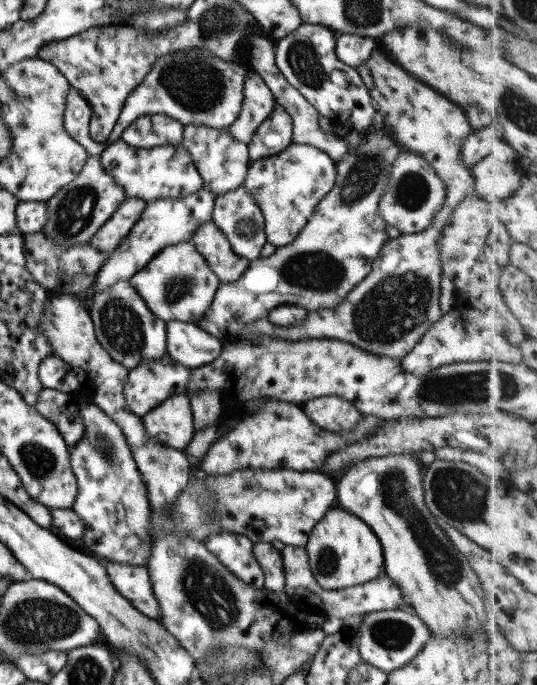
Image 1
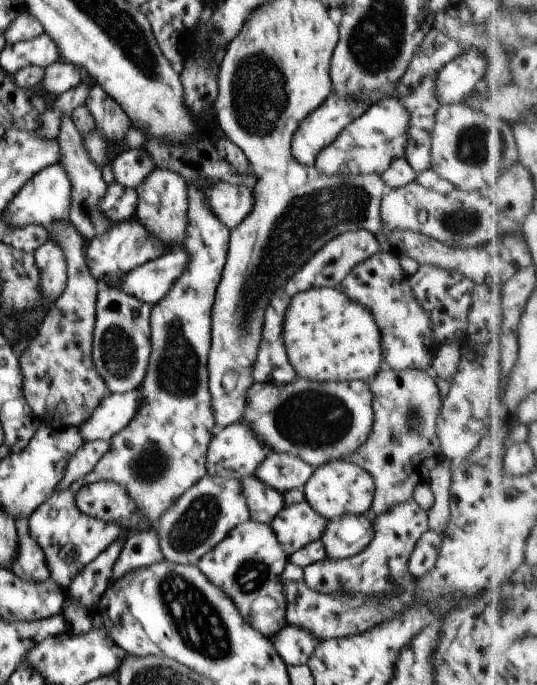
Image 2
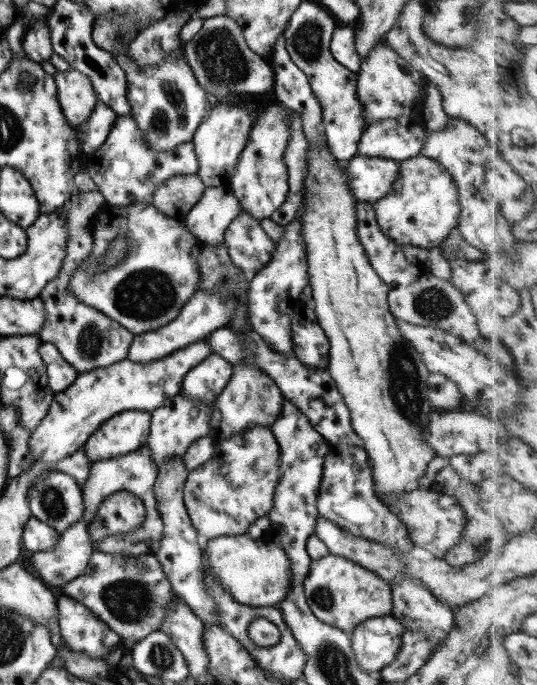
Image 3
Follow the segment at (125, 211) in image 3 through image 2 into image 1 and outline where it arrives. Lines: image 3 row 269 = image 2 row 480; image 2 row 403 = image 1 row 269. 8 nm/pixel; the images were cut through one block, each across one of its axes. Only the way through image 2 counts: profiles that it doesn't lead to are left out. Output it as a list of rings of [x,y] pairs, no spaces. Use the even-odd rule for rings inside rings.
[[[191,242],[166,246],[166,249],[158,253],[130,280],[148,308],[158,318],[164,322],[182,321],[195,325],[210,312],[212,300],[221,286],[214,271]]]

